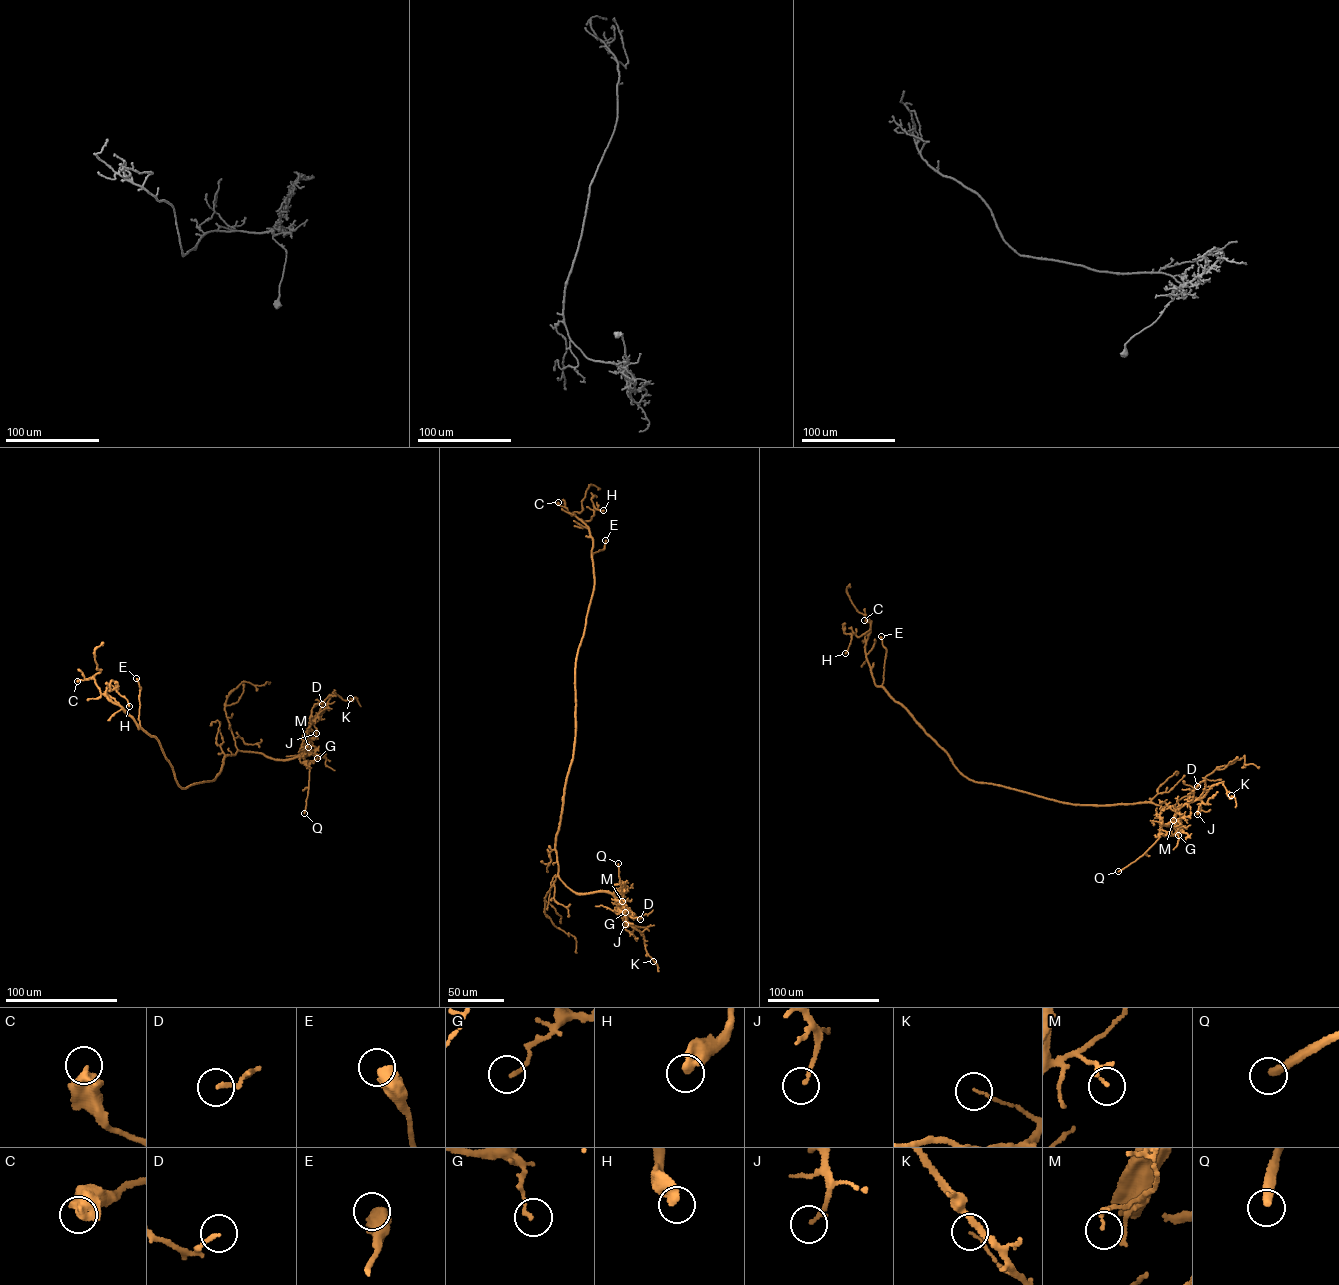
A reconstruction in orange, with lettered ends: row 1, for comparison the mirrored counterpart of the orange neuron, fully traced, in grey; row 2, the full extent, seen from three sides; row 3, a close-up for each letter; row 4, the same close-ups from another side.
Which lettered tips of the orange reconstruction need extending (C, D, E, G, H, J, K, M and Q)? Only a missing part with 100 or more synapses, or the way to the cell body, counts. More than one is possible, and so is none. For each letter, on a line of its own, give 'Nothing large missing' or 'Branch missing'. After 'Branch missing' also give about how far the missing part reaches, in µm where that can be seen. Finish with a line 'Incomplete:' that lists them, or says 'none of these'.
C: Nothing large missing
D: Nothing large missing
E: Nothing large missing
G: Nothing large missing
H: Nothing large missing
J: Nothing large missing
K: Nothing large missing
M: Nothing large missing
Q: Branch missing. Missing length about 50 µm
Incomplete: Q

